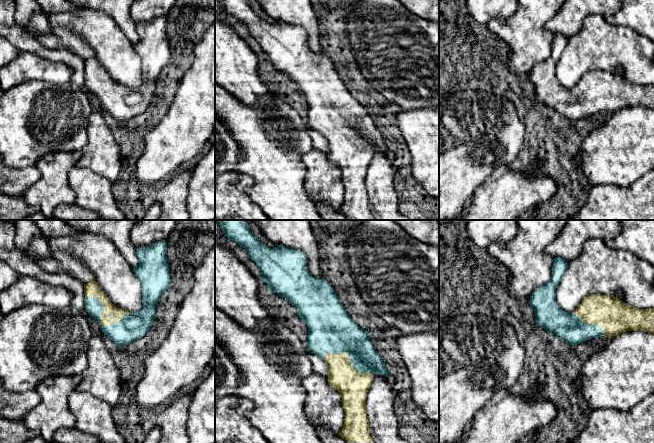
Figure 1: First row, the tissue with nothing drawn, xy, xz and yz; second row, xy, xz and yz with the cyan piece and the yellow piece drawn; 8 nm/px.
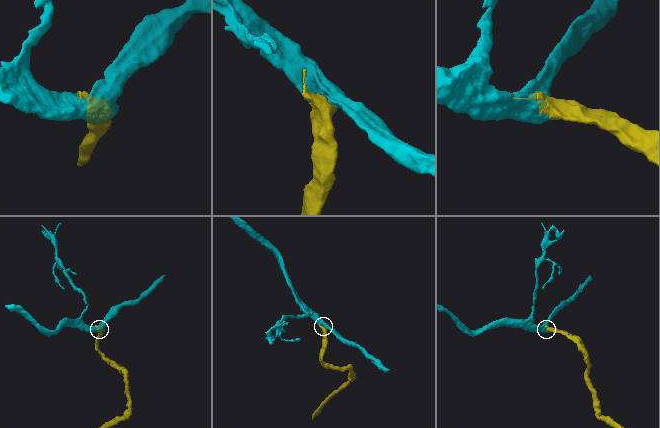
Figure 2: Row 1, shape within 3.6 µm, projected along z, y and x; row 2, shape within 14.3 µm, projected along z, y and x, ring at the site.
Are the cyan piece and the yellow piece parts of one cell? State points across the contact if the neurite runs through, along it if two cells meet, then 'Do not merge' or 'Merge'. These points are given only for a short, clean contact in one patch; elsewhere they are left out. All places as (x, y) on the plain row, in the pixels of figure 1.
Merge

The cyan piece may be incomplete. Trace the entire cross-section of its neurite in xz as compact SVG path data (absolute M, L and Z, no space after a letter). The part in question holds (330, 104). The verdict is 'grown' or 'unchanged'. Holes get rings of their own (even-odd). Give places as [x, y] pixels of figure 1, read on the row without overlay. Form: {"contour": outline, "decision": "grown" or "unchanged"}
{"contour": "M248 0L220 1L224 12L247 26L268 65L294 81L297 91L305 98L308 104L305 120L311 130L325 137L328 159L342 174L345 194L339 211L349 220L374 220L366 189L366 174L374 152L388 153L389 145L370 117L369 108L354 99L326 56L319 56L308 48L302 28L278 20L276 24L270 24L255 13Z", "decision": "grown"}

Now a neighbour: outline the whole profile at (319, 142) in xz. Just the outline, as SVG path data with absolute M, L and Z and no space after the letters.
M311 129L309 131L309 136L312 140L313 149L321 150L328 155L328 144L325 137Z

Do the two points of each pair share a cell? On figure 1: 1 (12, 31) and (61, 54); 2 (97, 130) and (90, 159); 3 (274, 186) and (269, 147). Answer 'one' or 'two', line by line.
1: one
2: one
3: one

